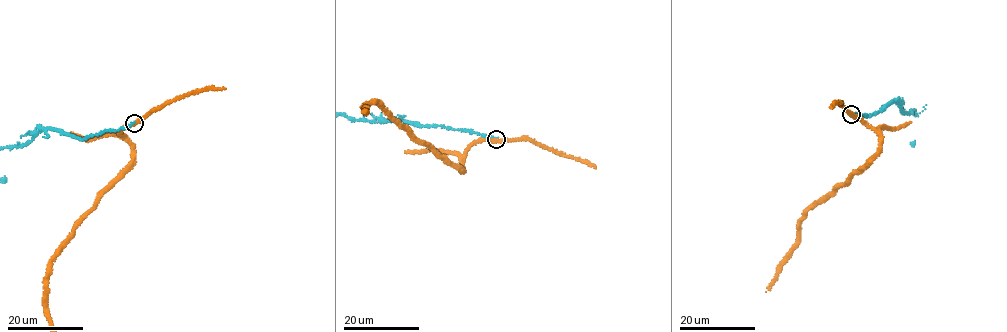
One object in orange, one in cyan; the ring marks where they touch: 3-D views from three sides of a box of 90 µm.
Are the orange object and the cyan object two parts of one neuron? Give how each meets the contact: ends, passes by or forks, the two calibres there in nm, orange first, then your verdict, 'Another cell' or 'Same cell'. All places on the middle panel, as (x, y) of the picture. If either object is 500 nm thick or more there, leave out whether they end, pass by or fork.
At the ring orange passes by. At the ring cyan ends. Thickness 440 nm (orange) against 260 nm. Another cell

